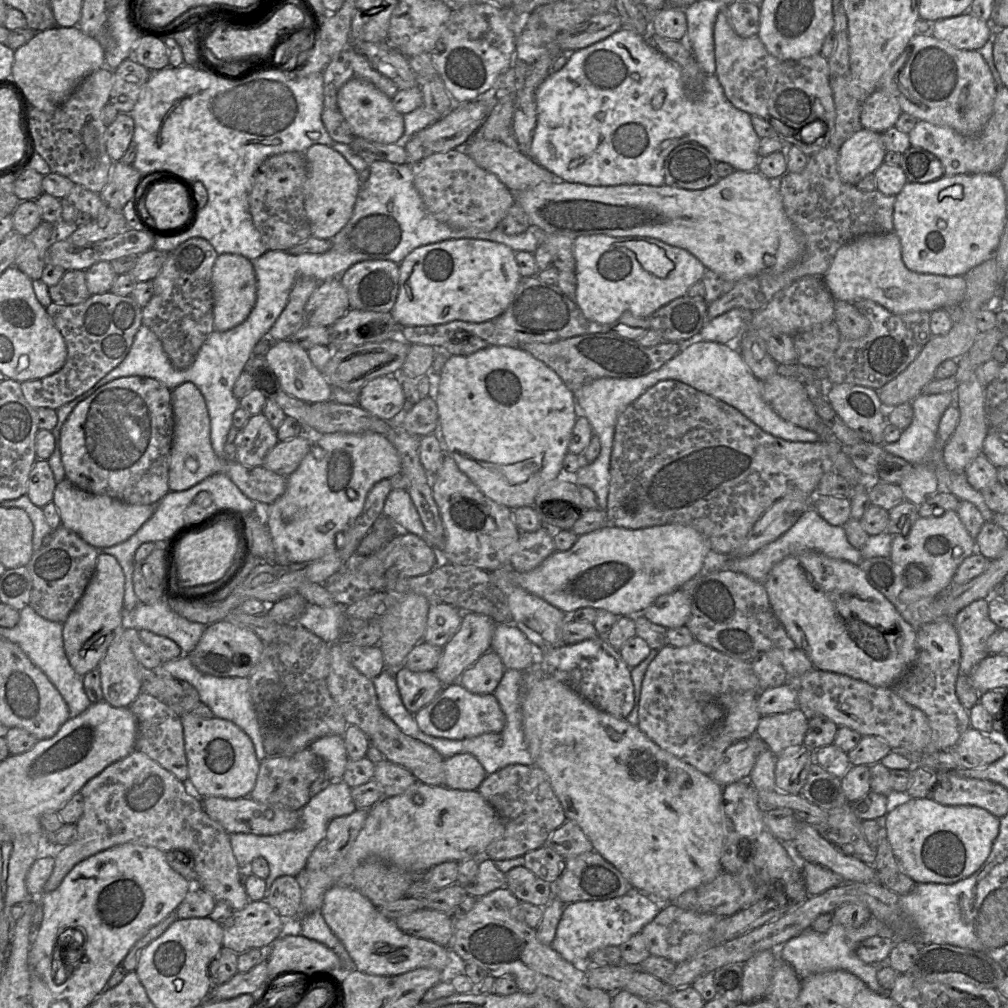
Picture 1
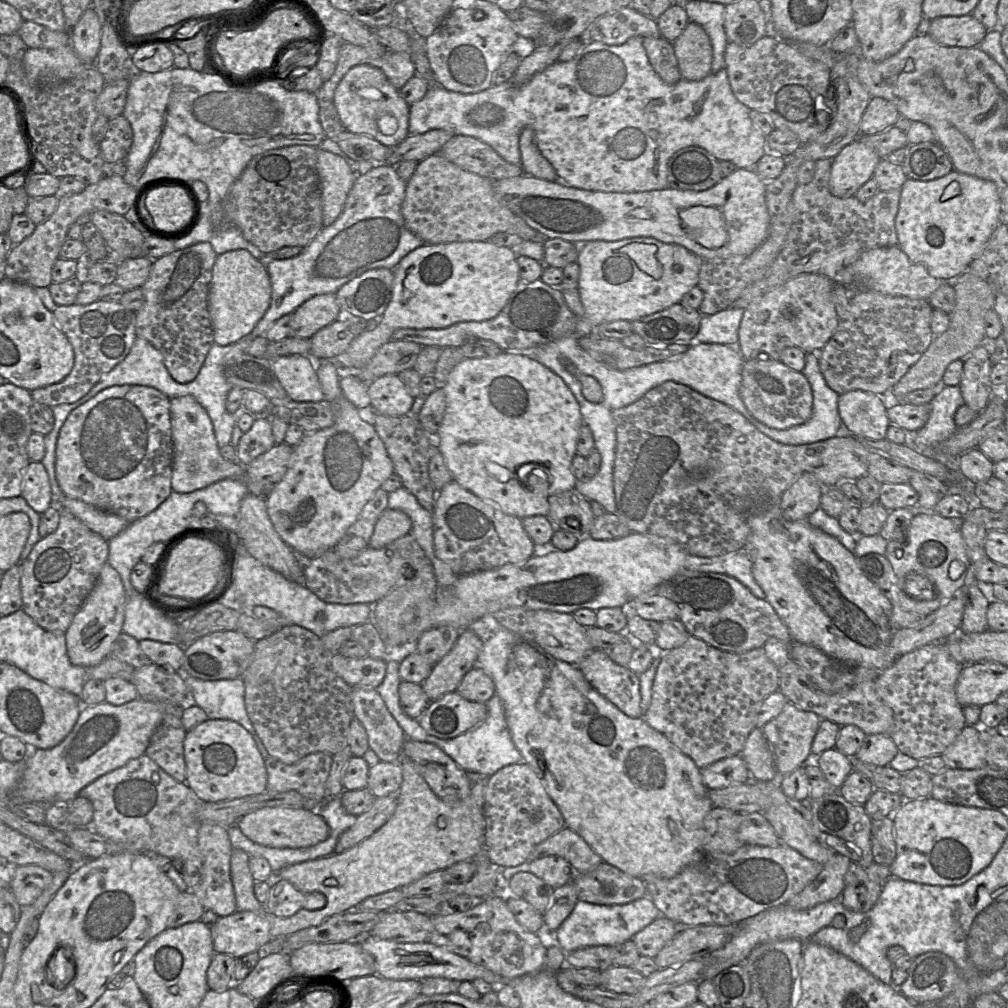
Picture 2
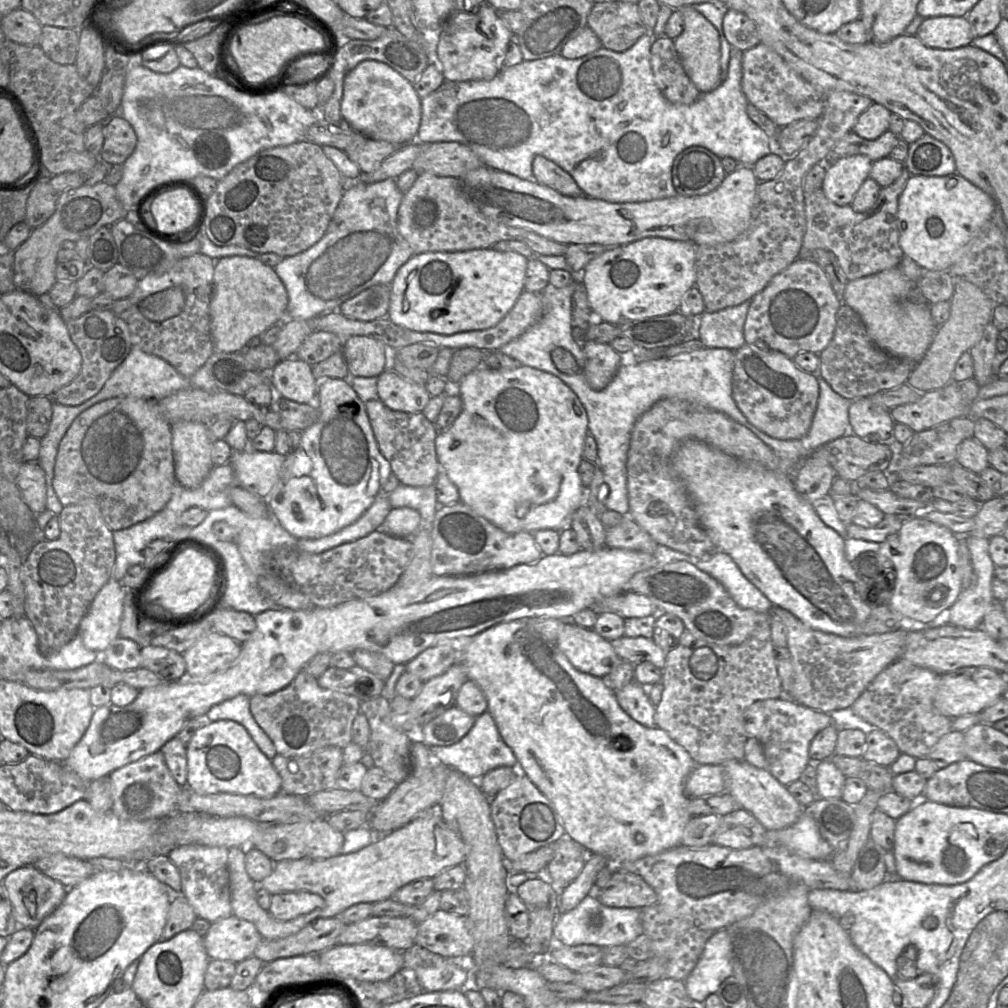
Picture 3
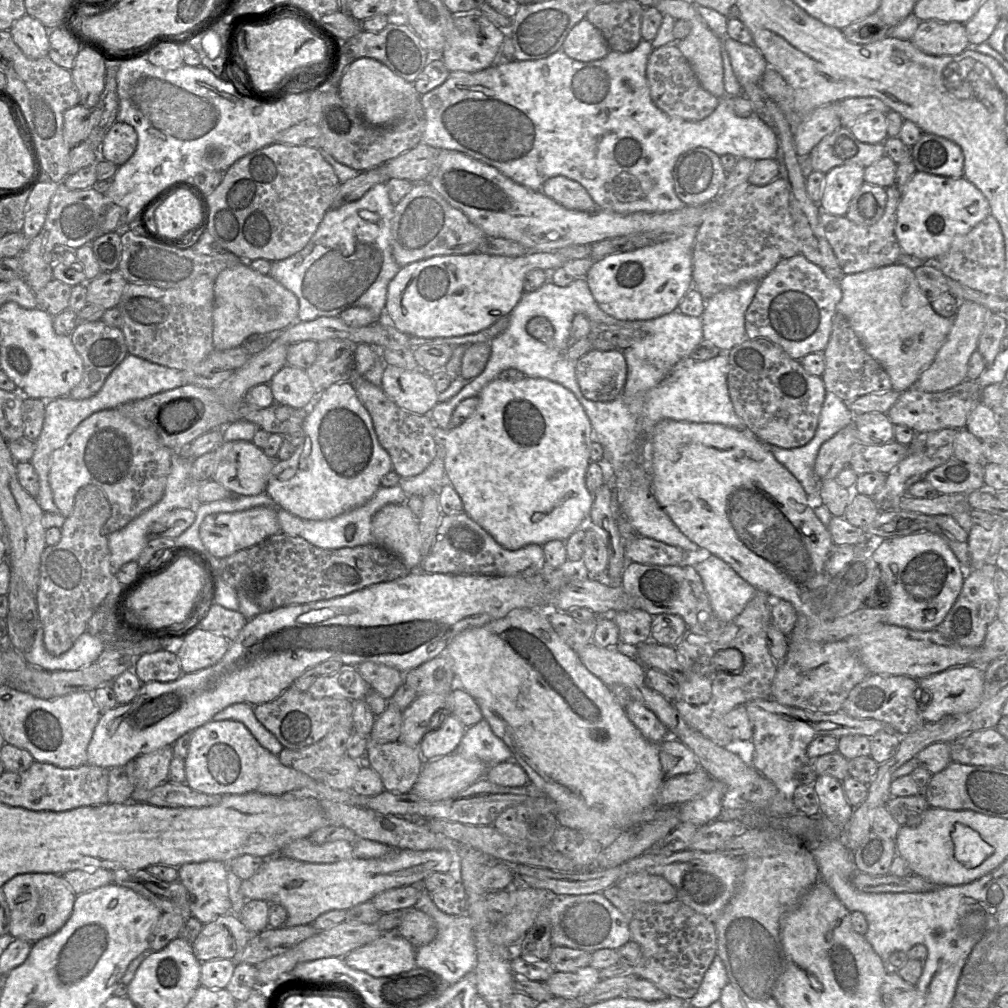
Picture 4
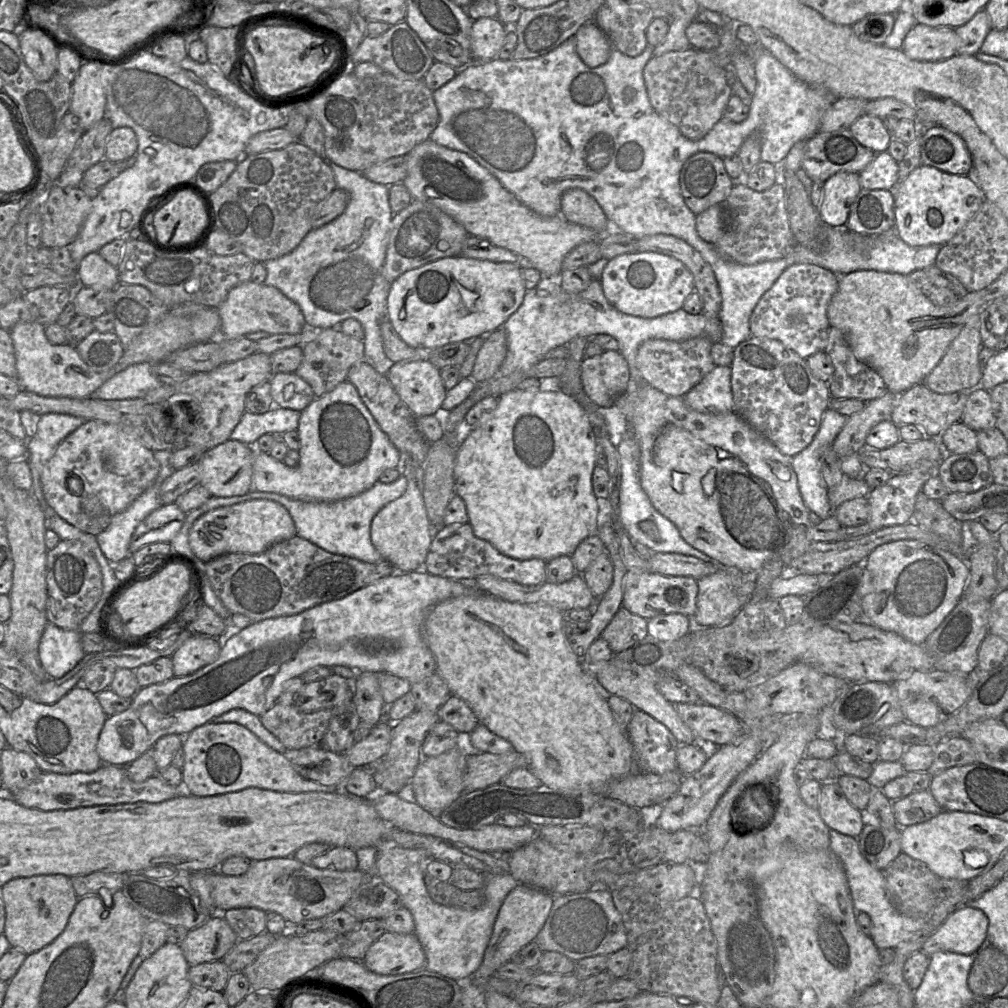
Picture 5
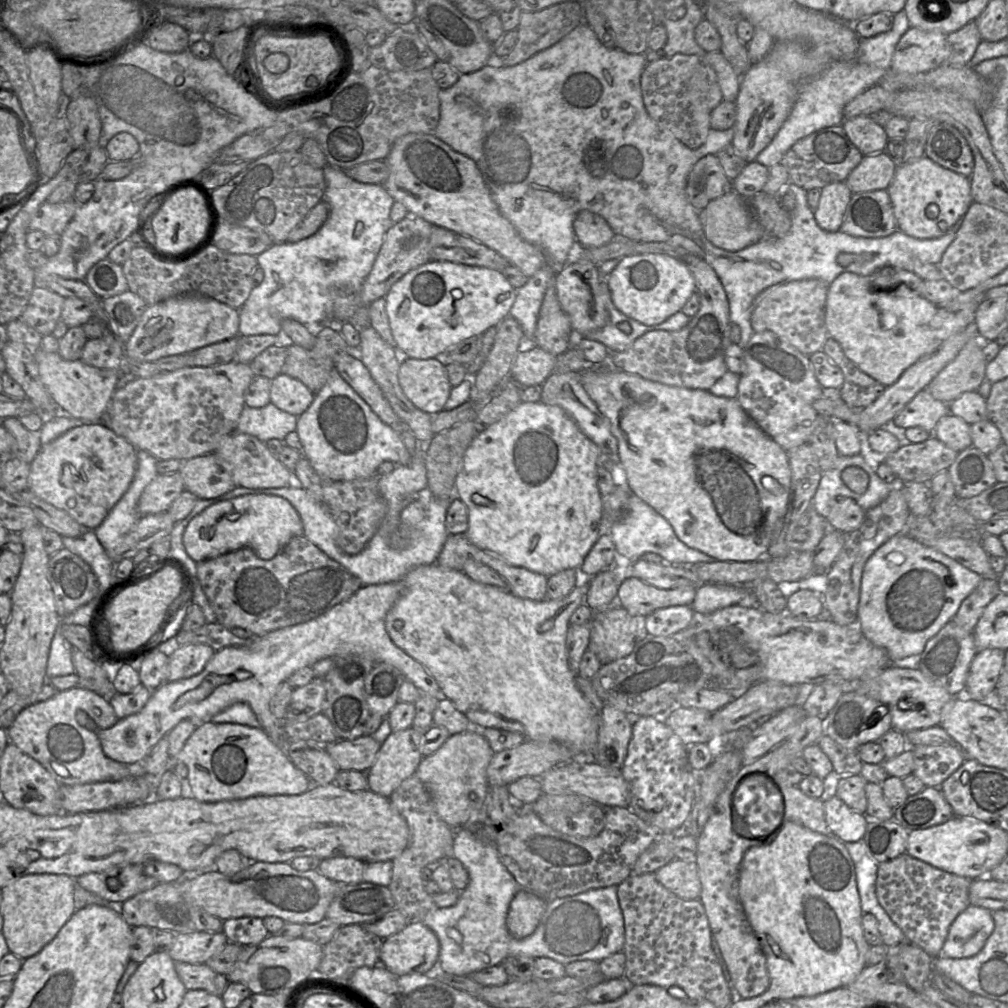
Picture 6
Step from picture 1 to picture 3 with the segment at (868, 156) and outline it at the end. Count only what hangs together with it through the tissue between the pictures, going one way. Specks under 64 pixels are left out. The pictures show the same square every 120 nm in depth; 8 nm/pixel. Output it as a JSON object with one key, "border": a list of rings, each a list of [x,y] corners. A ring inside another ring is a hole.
{"border":[[[853,155],[832,162],[826,167],[822,189],[833,203],[850,205],[867,178],[874,161],[865,155]]]}

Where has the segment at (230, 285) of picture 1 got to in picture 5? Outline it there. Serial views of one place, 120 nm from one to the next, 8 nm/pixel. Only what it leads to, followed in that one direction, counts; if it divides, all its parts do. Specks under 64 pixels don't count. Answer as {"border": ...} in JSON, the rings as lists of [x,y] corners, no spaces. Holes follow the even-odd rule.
{"border":[[[251,280],[232,288],[226,299],[218,306],[217,311],[220,316],[219,337],[224,339],[245,337],[246,334],[260,331],[268,333],[269,335],[298,334],[307,327],[303,313],[296,303],[287,298],[277,288],[264,283],[257,284]]]}

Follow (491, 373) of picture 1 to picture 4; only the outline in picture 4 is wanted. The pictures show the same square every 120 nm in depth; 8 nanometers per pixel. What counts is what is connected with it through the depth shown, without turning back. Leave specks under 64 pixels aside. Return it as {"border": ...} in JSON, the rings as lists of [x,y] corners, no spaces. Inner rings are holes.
{"border":[[[525,377],[519,381],[497,378],[486,385],[478,395],[479,404],[474,414],[463,424],[448,429],[435,426],[434,441],[437,448],[443,448],[443,458],[447,477],[460,496],[464,512],[487,531],[493,539],[507,550],[518,550],[529,544],[543,545],[550,540],[566,541],[572,533],[588,522],[593,503],[593,494],[586,487],[585,476],[588,469],[593,442],[591,422],[576,396],[564,386],[542,378]]]}

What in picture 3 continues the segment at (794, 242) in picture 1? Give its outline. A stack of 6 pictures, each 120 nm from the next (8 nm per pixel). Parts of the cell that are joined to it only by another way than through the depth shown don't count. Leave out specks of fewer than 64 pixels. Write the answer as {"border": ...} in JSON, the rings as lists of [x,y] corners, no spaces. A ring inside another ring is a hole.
{"border":[[[738,163],[737,169],[734,172],[727,174],[725,179],[721,183],[721,185],[717,189],[715,189],[714,191],[708,194],[701,195],[701,196],[681,196],[677,194],[673,197],[664,198],[664,199],[651,200],[651,201],[645,201],[645,202],[630,202],[630,203],[612,203],[612,202],[607,202],[604,200],[594,199],[586,195],[581,195],[579,197],[564,196],[550,187],[539,184],[535,180],[524,180],[513,174],[494,170],[487,166],[481,166],[480,168],[469,171],[465,175],[459,177],[458,181],[460,183],[460,189],[461,189],[463,196],[468,201],[473,203],[481,213],[483,213],[485,216],[487,216],[488,218],[496,222],[502,223],[502,224],[505,224],[511,227],[528,229],[549,240],[552,240],[558,243],[563,243],[565,245],[598,244],[598,245],[606,246],[608,248],[625,245],[630,242],[637,241],[637,240],[647,238],[647,237],[661,237],[665,239],[685,241],[685,242],[693,243],[695,246],[717,245],[717,244],[731,242],[735,240],[736,238],[738,238],[740,235],[742,235],[750,226],[750,223],[751,223],[751,220],[754,214],[754,207],[756,205],[756,194],[757,194],[756,190],[759,184],[759,181],[756,178],[753,169],[751,167],[744,166],[743,163]]]}

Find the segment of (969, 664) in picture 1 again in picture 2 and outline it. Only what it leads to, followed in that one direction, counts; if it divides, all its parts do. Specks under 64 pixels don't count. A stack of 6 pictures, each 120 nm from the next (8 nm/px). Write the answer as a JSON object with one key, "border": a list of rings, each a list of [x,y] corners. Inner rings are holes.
{"border":[[[973,577],[965,585],[967,604],[963,613],[959,633],[981,633],[988,630],[987,610],[991,602],[997,600],[991,596],[991,585],[979,583]]]}

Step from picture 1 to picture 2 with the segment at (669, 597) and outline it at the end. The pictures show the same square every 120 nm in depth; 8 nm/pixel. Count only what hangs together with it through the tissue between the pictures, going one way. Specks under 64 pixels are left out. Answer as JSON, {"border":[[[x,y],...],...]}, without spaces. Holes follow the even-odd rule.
{"border":[[[655,593],[643,594],[625,604],[627,620],[633,615],[638,615],[645,620],[664,622],[678,619],[678,608],[672,600]]]}

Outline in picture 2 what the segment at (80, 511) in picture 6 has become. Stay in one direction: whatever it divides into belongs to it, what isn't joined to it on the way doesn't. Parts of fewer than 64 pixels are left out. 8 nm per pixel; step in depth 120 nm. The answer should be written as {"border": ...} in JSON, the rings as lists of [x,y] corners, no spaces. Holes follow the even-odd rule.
{"border":[[[115,385],[103,389],[94,397],[70,412],[64,422],[56,443],[56,479],[67,498],[81,500],[103,511],[116,514],[129,522],[141,518],[155,510],[170,495],[174,445],[170,420],[170,398],[161,391],[143,385]]]}

